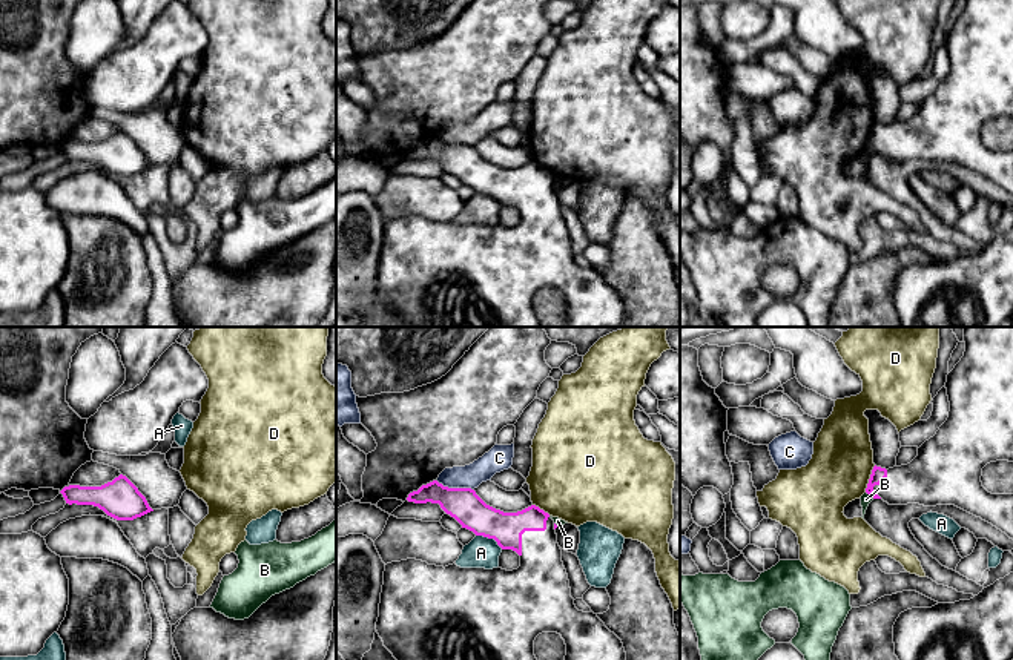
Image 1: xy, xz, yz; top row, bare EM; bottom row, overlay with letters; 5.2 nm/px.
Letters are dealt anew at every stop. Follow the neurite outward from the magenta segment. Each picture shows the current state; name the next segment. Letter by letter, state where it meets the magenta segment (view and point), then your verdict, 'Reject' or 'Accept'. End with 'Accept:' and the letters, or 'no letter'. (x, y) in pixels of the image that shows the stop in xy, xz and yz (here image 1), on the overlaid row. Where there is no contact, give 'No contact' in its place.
A: Touches magenta at xz (490, 537). Reject
B: Touches magenta at yz (871, 494). Reject
C: Touches magenta at xz (455, 488). Reject
D: Touches magenta at yz (869, 479). Reject
Accept: no letter

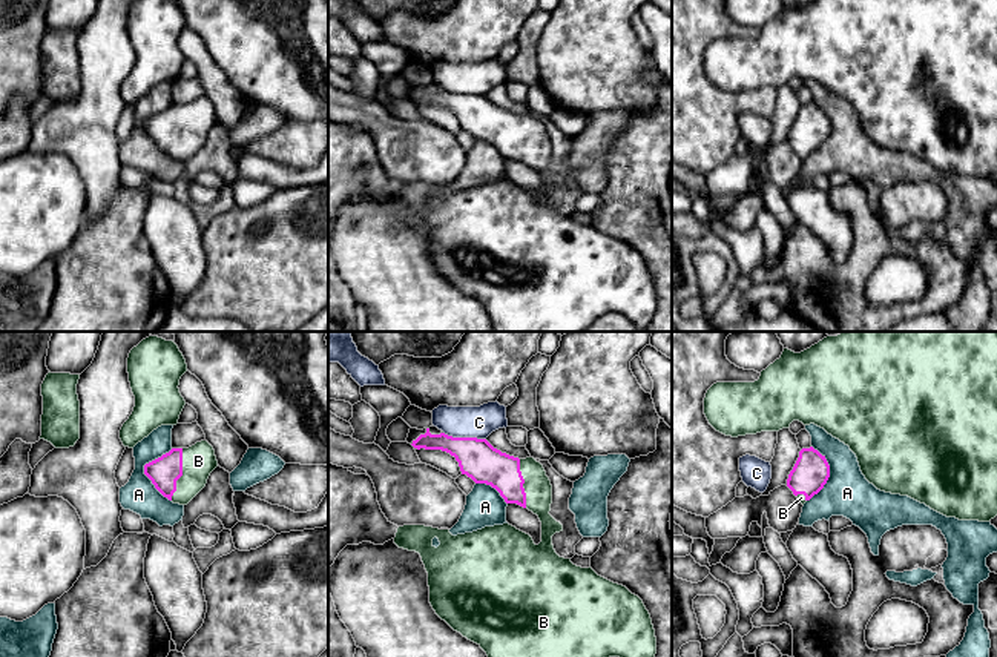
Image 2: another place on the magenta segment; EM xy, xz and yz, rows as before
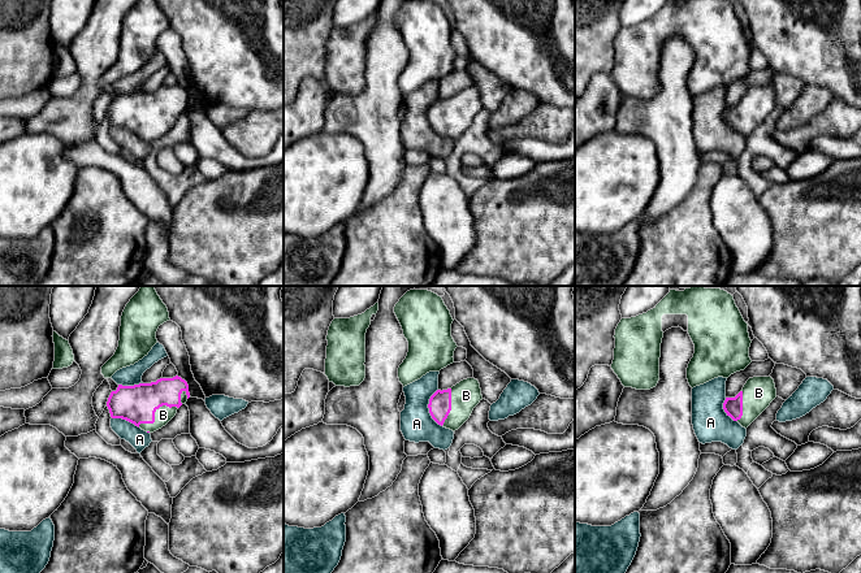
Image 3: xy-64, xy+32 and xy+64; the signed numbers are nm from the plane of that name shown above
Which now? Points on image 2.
A: Touches magenta at xy (144, 470). Reject
B: Touches magenta at xy (181, 475). Accept
C: Touches magenta at xz (465, 438). Reject
Accept: B

